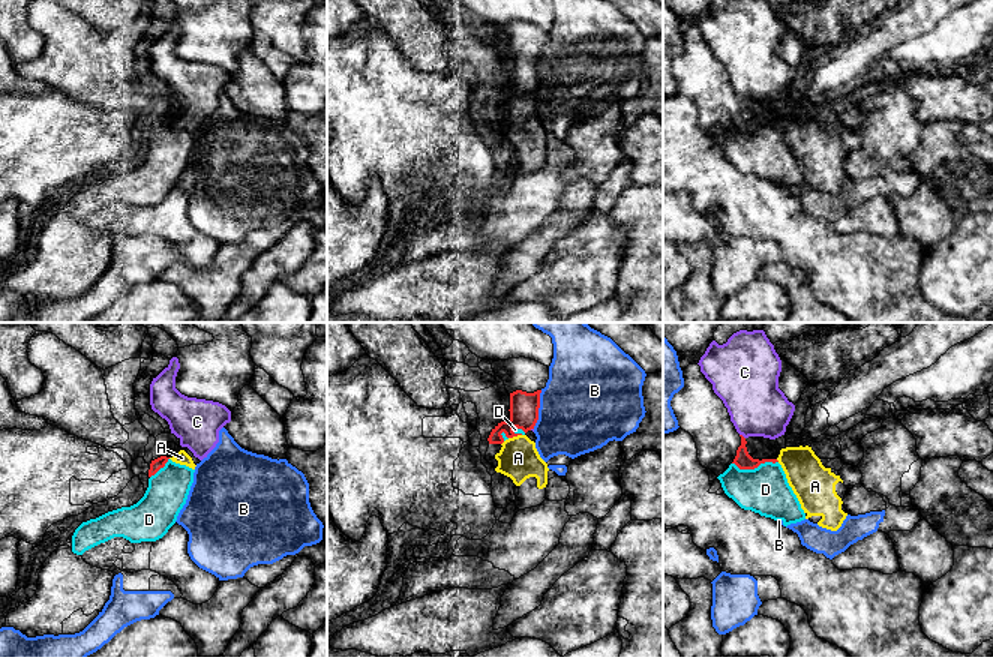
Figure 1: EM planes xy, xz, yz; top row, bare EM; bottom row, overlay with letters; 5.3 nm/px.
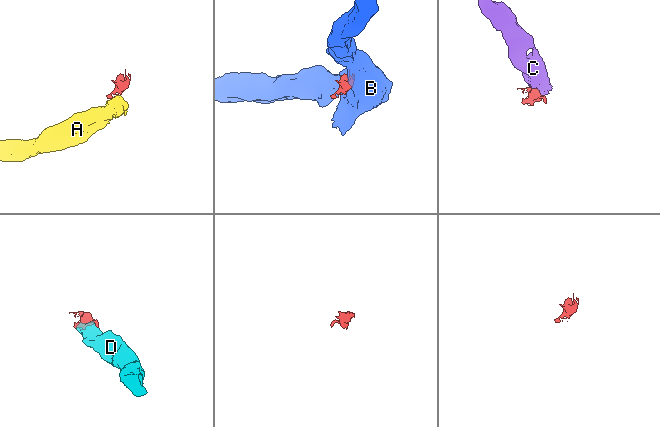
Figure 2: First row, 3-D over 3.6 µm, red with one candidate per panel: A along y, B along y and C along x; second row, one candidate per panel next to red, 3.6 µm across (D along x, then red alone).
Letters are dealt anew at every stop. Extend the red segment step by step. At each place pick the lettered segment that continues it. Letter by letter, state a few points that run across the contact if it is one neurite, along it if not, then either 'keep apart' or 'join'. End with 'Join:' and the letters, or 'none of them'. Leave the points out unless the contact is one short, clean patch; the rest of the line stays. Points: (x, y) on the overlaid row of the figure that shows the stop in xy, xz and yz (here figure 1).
A: line xz (521, 434), (509, 438); keep apart
B: line xz (542, 390), (537, 422), (533, 428); keep apart
C: line yz (740, 434), (744, 438); keep apart
D: line yz (743, 459), (755, 467), (755, 479), (765, 489); join
Join: D

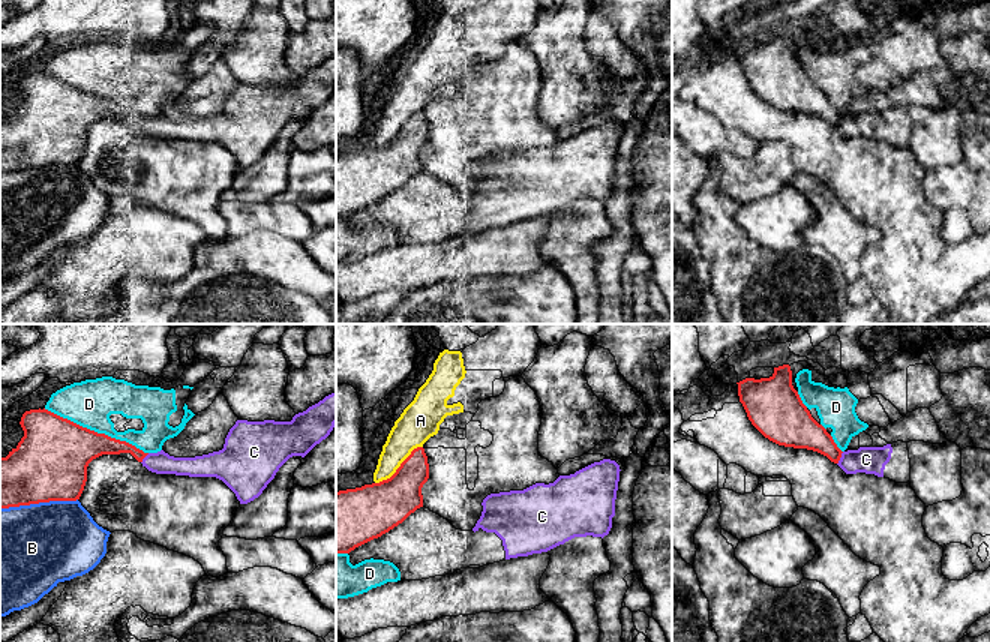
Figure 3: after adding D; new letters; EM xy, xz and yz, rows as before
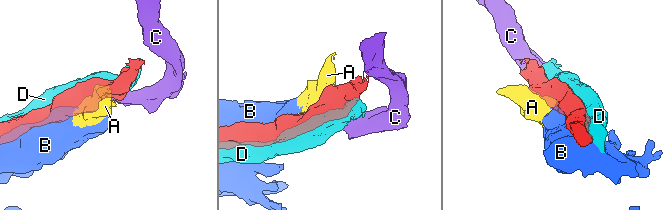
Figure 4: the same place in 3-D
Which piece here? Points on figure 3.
A: keep apart
B: keep apart
C: keep apart
D: keep apart
Join: none of them

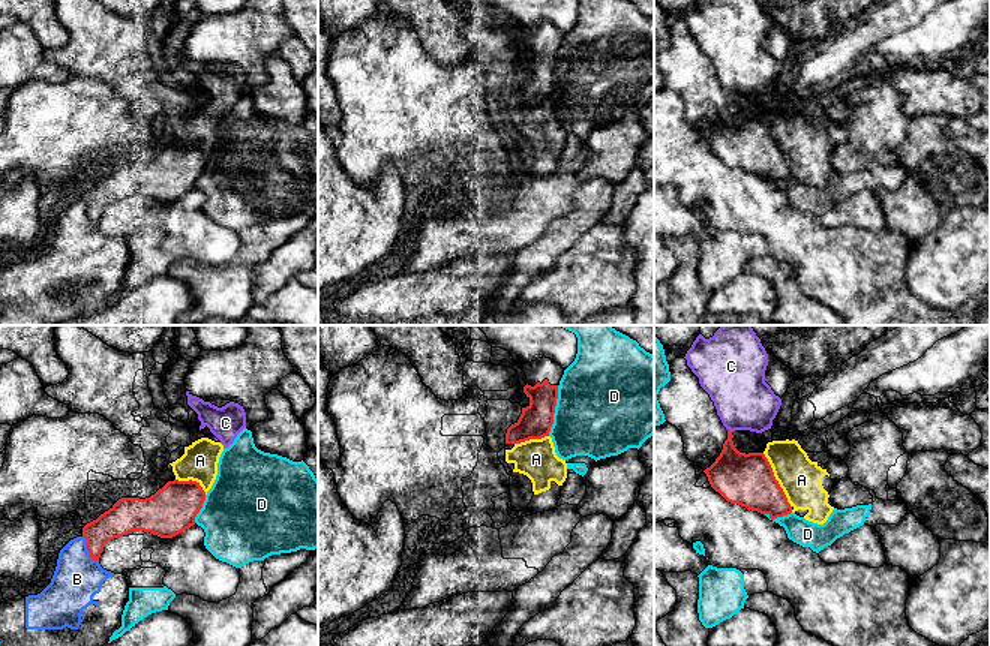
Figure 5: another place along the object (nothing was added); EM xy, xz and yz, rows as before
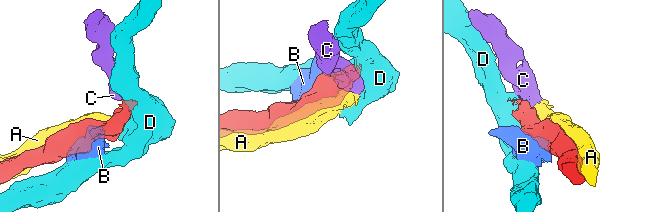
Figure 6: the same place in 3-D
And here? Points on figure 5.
A: keep apart
B: keep apart
C: line yz (726, 427), (731, 432); keep apart
D: line xz (558, 385), (554, 423), (548, 435); keep apart
Join: none of them

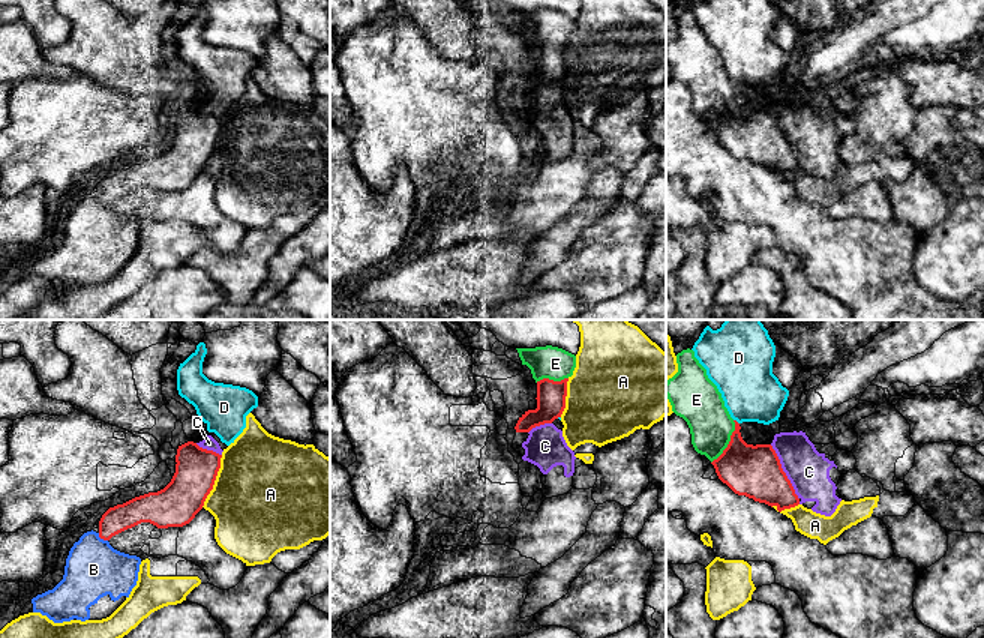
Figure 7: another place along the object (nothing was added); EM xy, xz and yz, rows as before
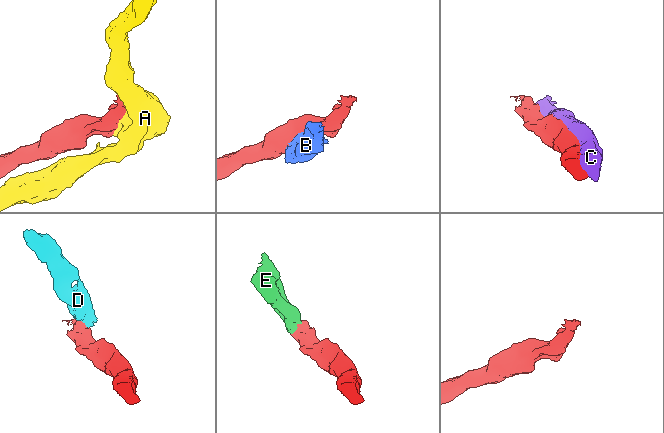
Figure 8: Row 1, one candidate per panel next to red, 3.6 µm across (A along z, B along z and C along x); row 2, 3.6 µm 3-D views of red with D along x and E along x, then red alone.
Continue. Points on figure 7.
A: line xy (222, 455), (213, 488), (201, 506); keep apart
B: keep apart
C: keep apart
D: line yz (734, 419), (738, 424); keep apart
E: line yz (755, 472), (729, 442), (710, 422), (701, 406); join
Join: E

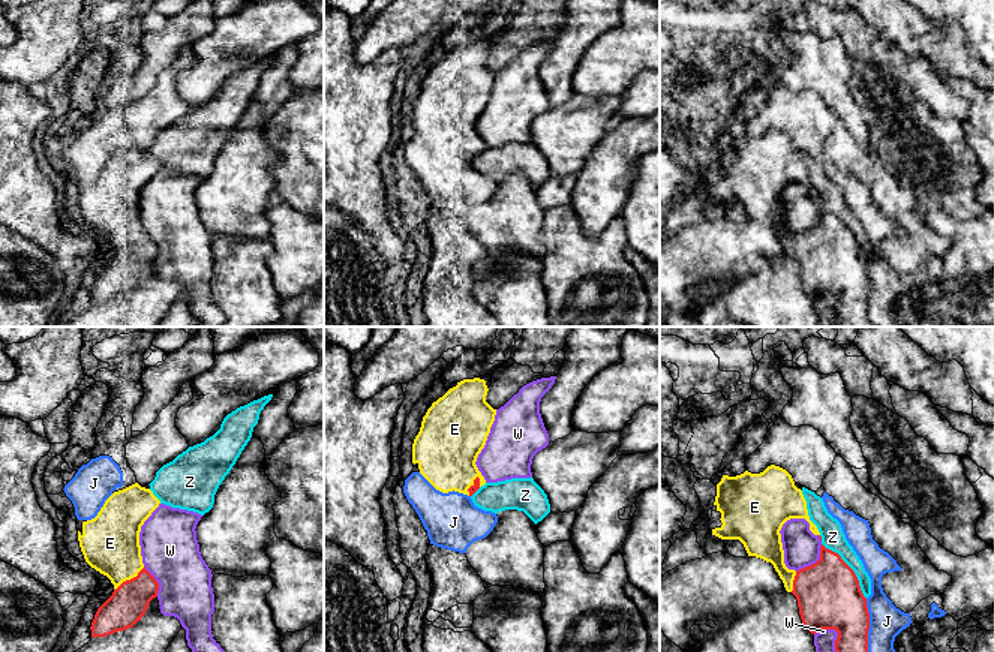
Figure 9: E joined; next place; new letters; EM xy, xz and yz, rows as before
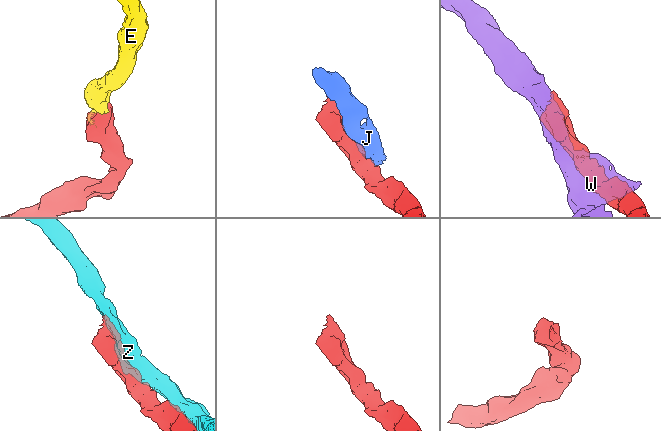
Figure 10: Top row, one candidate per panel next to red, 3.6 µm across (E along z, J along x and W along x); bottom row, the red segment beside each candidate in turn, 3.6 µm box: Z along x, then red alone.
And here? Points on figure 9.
E: join
J: keep apart
W: keep apart
Z: keep apart
Join: E

